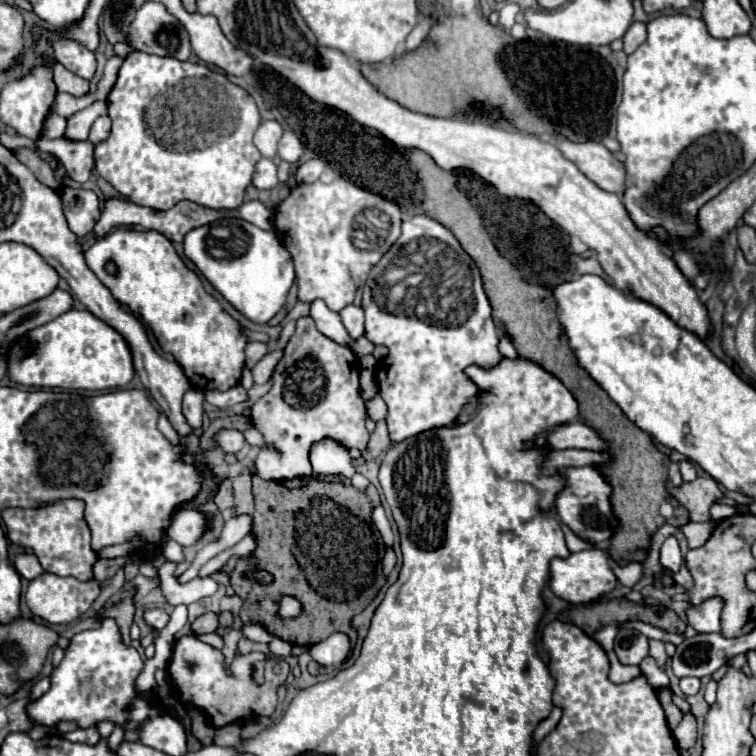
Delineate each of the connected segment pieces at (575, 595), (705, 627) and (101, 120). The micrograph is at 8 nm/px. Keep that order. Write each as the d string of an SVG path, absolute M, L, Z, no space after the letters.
M588 548L582 552L574 552L570 554L566 560L554 558L550 562L550 590L560 596L562 600L570 602L570 604L588 604L598 600L600 596L612 592L616 588L616 576L612 572L612 564L610 564L610 554L606 548Z
M710 598L704 604L690 606L686 610L688 624L700 634L720 632L720 610L722 610L722 600L720 598Z
M100 116L96 118L94 124L92 124L92 128L90 128L90 136L88 136L88 140L90 140L92 144L100 144L100 142L104 142L104 140L110 136L110 126L112 126L110 116Z

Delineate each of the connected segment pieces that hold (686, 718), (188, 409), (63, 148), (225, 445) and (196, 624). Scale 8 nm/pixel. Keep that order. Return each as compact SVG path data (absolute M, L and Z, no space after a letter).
M691 711L688 714L683 714L680 724L673 730L673 735L679 748L688 750L694 746L698 739L698 724Z
M190 388L190 390L184 394L182 412L184 412L186 422L188 422L192 428L200 428L200 426L202 426L201 411L204 411L204 400L204 394L202 394L200 390L194 390L194 388Z
M38 138L36 146L42 152L50 152L54 154L66 168L66 174L78 182L84 184L90 178L92 164L94 164L94 146L90 142L70 142L66 138L58 138L58 140L46 140L46 138Z
M220 430L214 438L216 438L216 442L220 444L222 450L234 452L234 454L236 454L238 450L242 450L242 446L246 444L244 434L242 434L240 430Z
M212 612L202 614L192 622L192 632L194 634L204 634L204 632L214 632L218 628L218 616Z

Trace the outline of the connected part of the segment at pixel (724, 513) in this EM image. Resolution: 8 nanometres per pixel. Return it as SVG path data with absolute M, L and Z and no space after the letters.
M714 504L714 506L712 506L712 510L710 510L710 514L712 514L712 518L714 518L714 520L720 520L720 518L734 516L734 514L736 514L736 510L734 510L732 506L728 506L728 504Z

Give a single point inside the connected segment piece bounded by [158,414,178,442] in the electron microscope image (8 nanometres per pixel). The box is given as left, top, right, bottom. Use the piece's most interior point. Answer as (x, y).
(164, 424)

